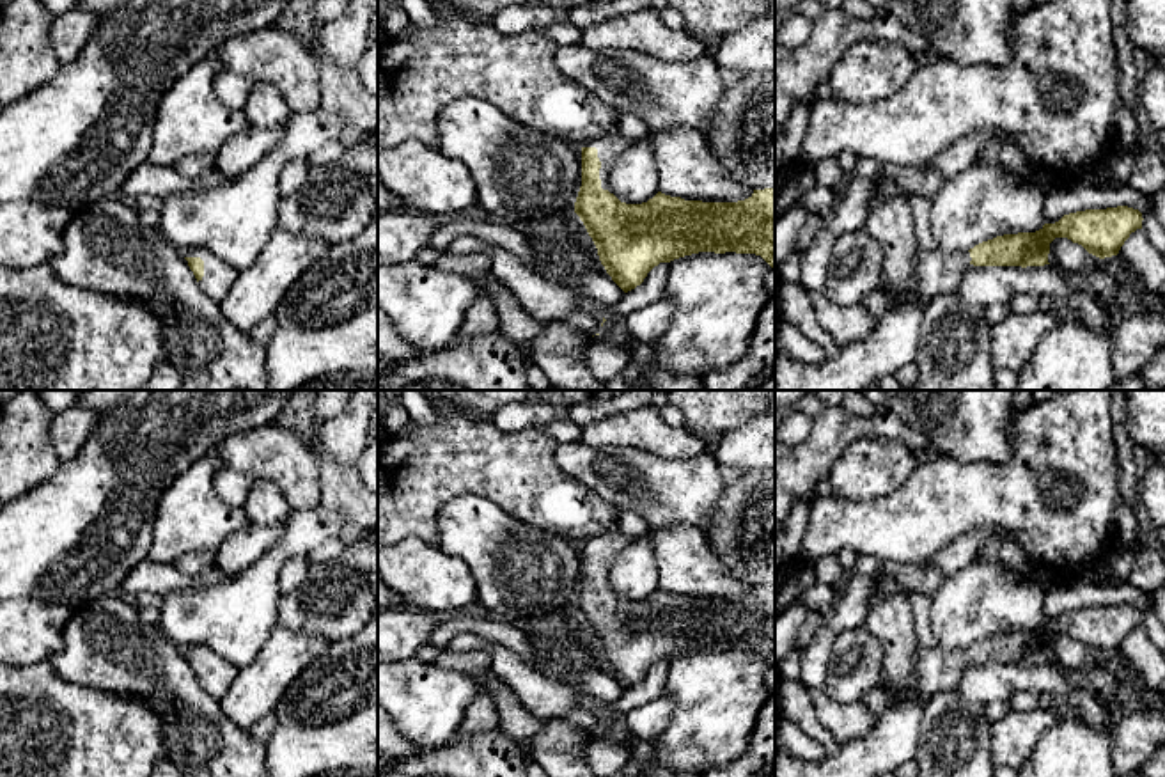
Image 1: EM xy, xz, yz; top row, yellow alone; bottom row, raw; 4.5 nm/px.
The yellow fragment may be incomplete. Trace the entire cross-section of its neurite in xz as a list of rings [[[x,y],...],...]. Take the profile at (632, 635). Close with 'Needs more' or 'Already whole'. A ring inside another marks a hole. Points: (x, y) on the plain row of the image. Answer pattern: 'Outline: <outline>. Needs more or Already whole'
Outline: [[[614,525],[582,543],[582,584],[575,600],[601,662],[624,690],[640,683],[660,660],[699,649],[755,651],[775,665],[775,585],[754,587],[738,600],[684,598],[658,589],[647,600],[626,601],[608,589],[608,566],[631,541]]]. Needs more

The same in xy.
Outline: [[[202,644],[186,648],[184,656],[193,669],[199,685],[216,701],[220,701],[232,685],[238,669]]]. Needs more

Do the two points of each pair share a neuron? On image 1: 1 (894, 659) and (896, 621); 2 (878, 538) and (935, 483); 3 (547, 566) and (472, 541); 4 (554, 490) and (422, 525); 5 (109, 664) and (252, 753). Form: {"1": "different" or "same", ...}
{"1": "same", "2": "same", "3": "same", "4": "same", "5": "same"}

